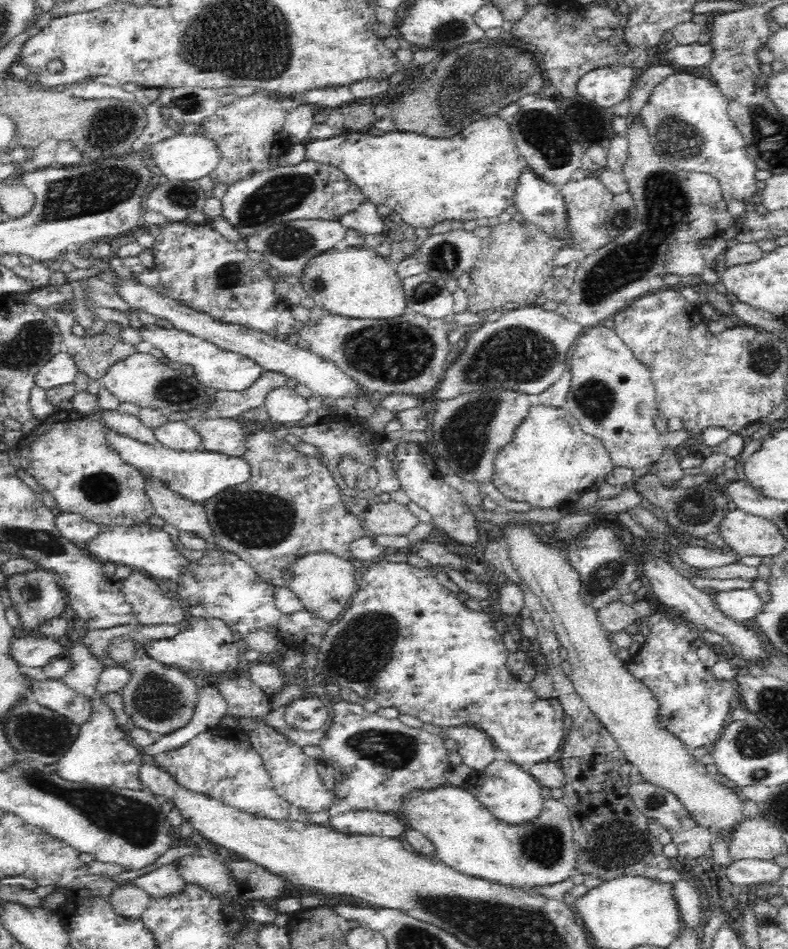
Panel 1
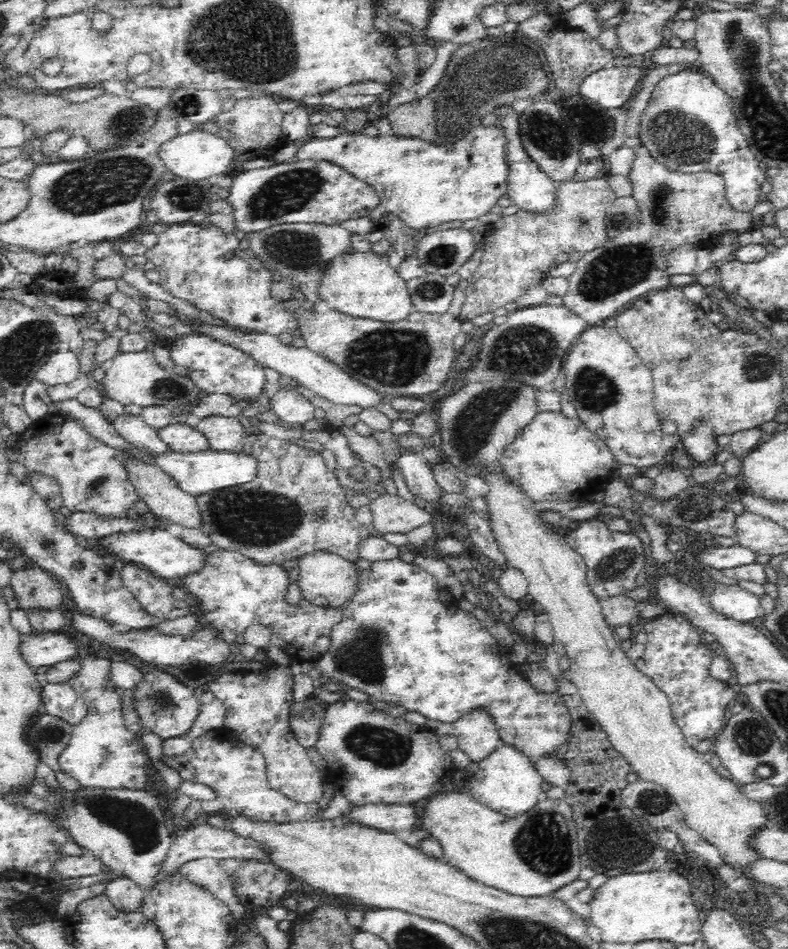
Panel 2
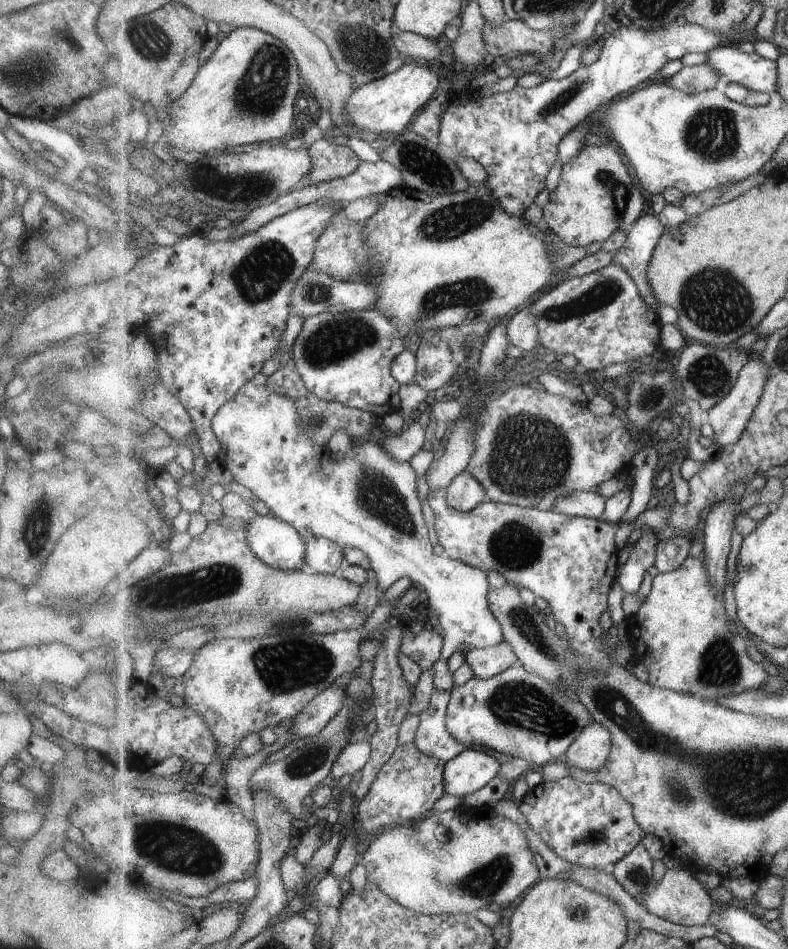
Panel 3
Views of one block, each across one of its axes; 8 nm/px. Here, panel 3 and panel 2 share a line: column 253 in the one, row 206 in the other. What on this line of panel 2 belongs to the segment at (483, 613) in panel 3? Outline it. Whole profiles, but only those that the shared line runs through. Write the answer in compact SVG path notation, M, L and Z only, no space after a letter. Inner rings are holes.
M476 125L470 129L462 140L451 145L436 145L412 137L383 135L372 137L364 134L341 132L334 138L309 137L297 143L295 160L328 160L360 180L367 181L380 195L380 206L369 216L370 222L378 224L382 216L392 214L402 219L410 228L432 228L442 222L466 222L482 219L490 215L490 210L500 197L507 194L505 177L508 176L508 165L504 162L504 135L496 125L485 127Z

